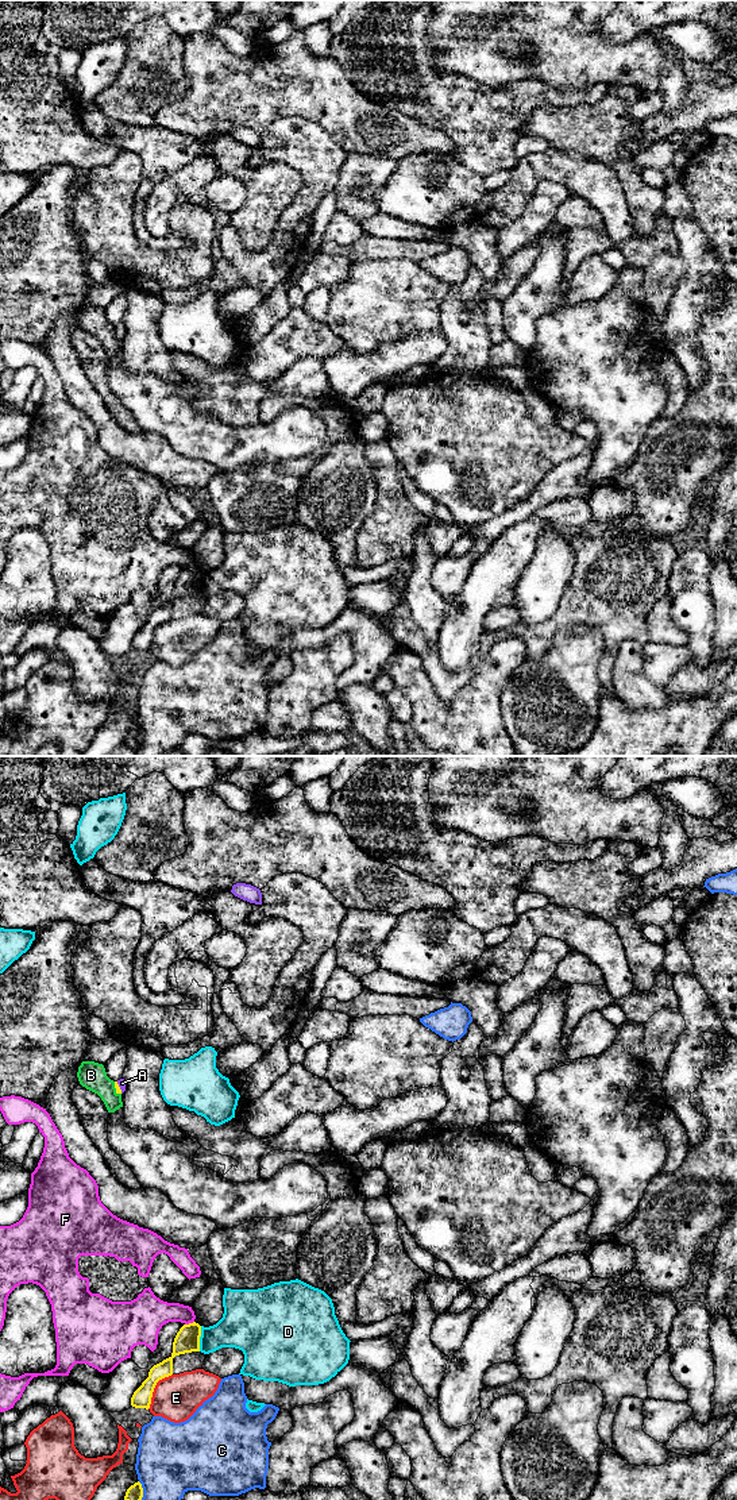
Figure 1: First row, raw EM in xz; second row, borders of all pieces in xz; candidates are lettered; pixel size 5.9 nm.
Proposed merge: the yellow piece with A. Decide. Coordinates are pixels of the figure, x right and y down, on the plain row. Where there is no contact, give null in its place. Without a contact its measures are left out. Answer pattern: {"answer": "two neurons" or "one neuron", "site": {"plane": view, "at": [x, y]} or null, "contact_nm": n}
{"answer": "one neuron", "site": {"plane": "xz", "at": [119, 331]}, "contact_nm": 80}

